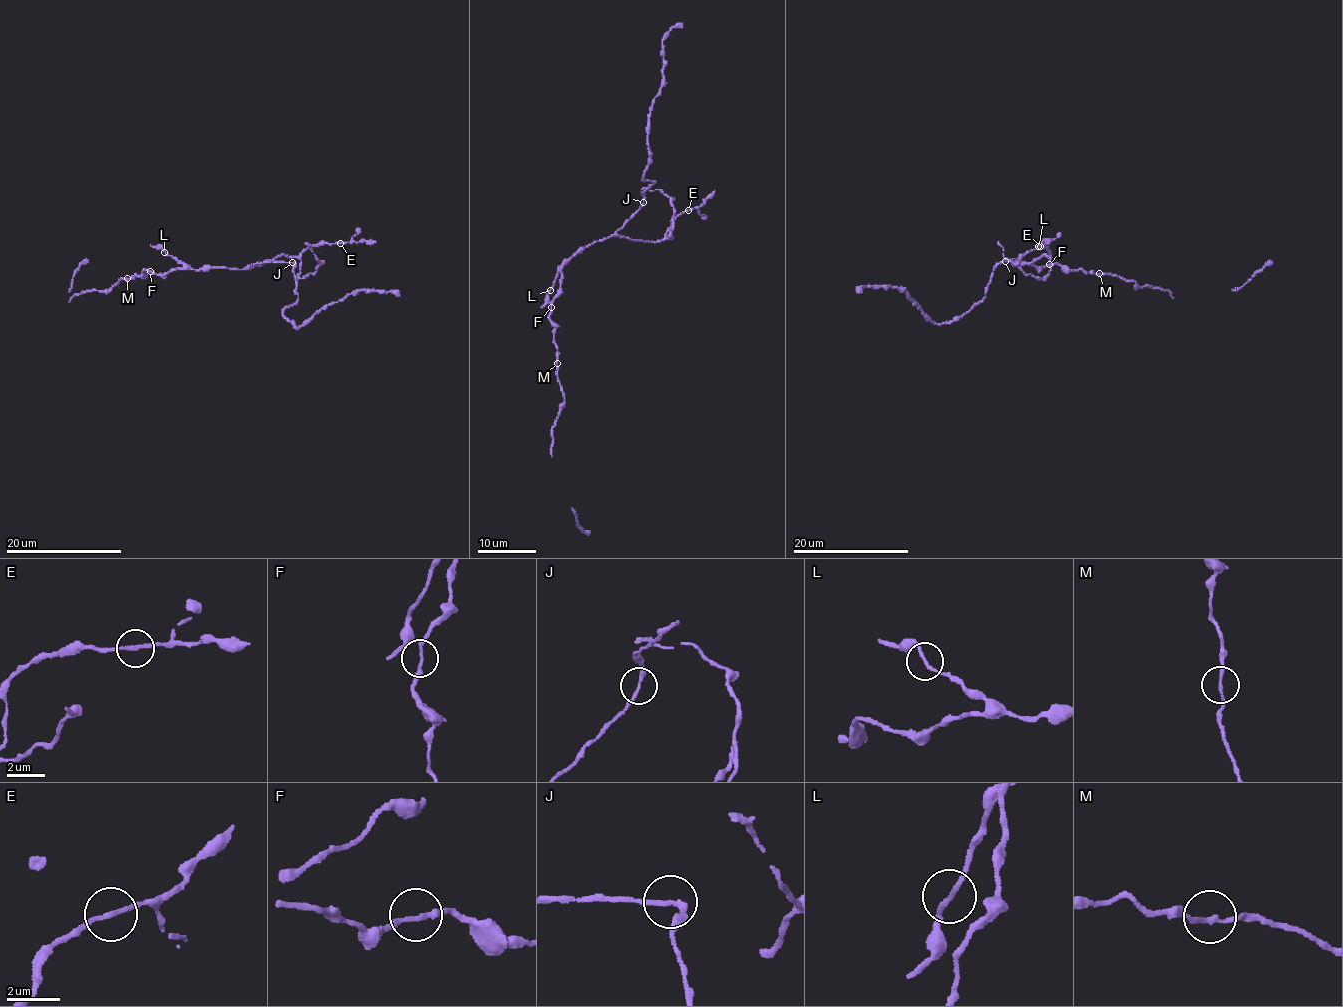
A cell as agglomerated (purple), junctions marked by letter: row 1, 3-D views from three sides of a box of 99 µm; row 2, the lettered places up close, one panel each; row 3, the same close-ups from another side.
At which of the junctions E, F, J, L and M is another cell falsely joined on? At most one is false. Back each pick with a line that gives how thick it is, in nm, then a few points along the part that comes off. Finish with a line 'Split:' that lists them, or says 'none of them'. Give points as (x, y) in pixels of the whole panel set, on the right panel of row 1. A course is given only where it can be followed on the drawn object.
Split: none of them

